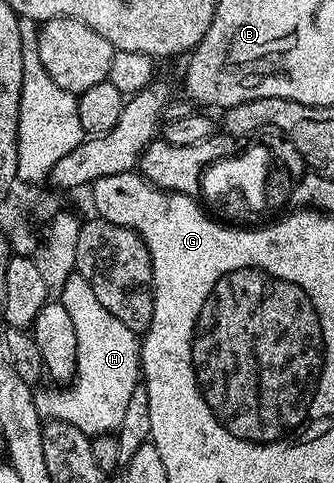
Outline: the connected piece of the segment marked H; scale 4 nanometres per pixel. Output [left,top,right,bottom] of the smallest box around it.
[38,273,142,436]

